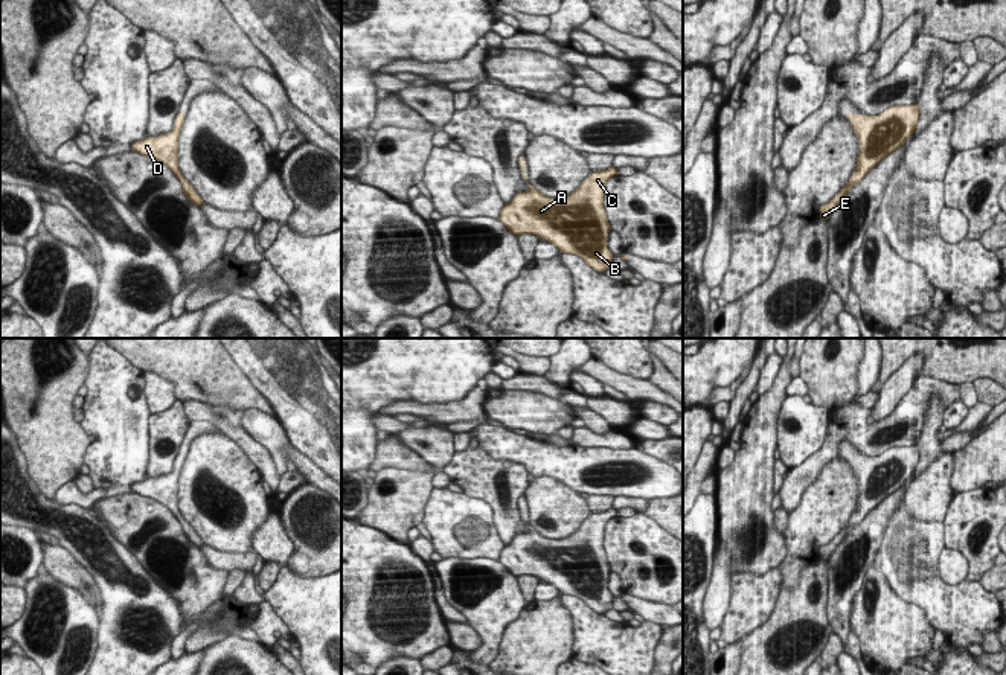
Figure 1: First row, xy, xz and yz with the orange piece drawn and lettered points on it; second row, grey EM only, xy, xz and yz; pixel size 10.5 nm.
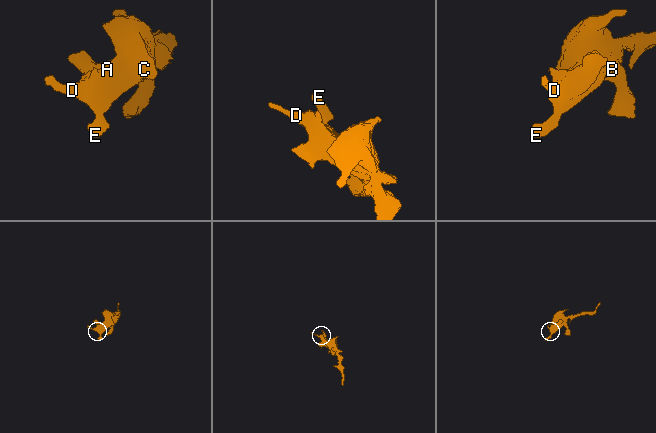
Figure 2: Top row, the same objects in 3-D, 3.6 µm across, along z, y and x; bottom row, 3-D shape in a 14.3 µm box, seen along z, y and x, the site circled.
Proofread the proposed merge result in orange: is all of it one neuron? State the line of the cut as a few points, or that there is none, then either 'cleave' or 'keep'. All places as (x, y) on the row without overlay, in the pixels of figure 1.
cut none; keep

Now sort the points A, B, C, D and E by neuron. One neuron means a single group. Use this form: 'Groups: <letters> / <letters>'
Groups: A B C D E.

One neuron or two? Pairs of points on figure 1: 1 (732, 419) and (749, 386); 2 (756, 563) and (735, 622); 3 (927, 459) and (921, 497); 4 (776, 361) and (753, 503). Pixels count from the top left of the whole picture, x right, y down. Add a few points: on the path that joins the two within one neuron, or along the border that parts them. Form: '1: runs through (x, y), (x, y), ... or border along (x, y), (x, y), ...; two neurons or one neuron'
1: runs through (733, 412), (743, 393); one neuron
2: border along (778, 567), (761, 576), (736, 573), (730, 578); two neurons
3: border along (945, 453), (941, 453), (909, 485), (904, 495); two neurons
4: border along (784, 360), (775, 383), (759, 396); two neurons

